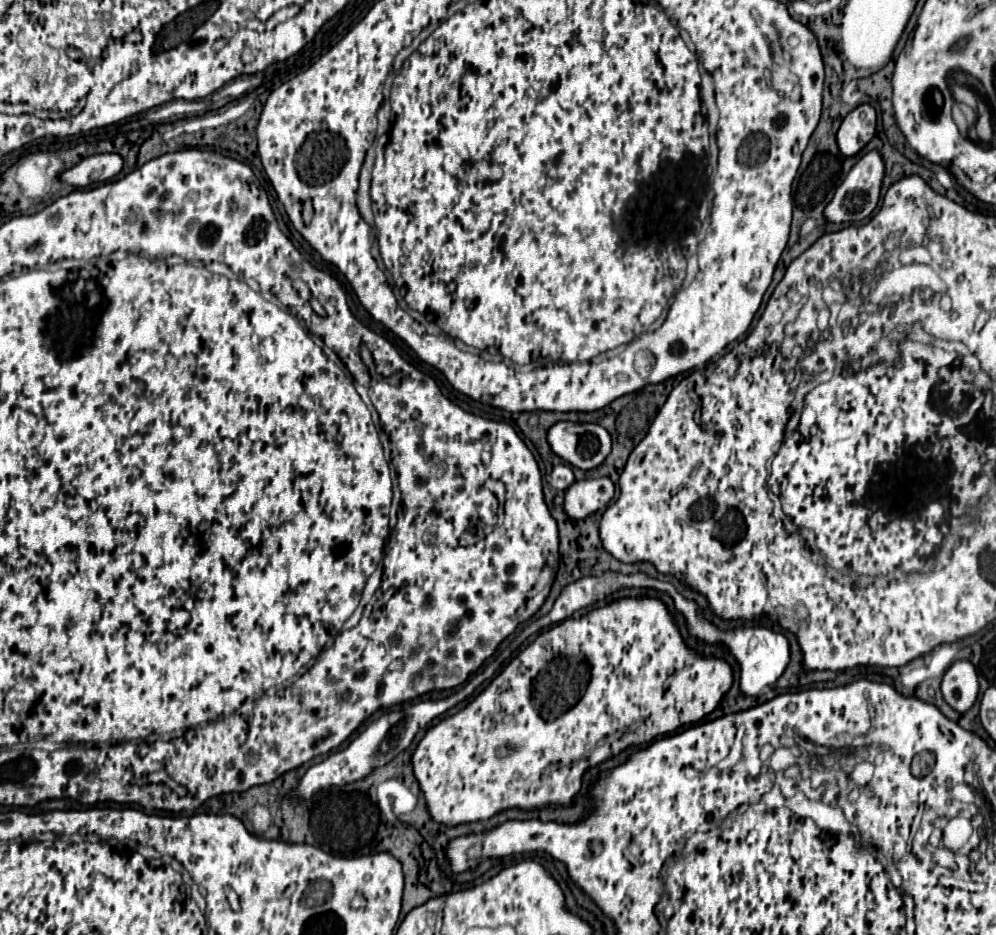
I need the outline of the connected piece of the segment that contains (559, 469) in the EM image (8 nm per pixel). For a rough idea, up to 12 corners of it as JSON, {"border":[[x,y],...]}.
{"border":[[554,466],[550,486],[564,492],[572,482],[570,466]]}

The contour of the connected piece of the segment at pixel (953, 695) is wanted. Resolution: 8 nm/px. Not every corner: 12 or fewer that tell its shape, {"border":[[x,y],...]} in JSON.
{"border":[[956,660],[942,678],[942,696],[966,712],[978,696],[970,660]]}

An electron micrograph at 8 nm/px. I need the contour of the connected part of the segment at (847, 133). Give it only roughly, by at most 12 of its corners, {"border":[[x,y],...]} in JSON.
{"border":[[854,108],[838,130],[844,156],[858,154],[876,134],[876,110]]}

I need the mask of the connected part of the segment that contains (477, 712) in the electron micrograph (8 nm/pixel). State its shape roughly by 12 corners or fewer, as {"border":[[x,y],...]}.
{"border":[[656,596],[542,632],[412,754],[444,826],[572,806],[718,708]]}

